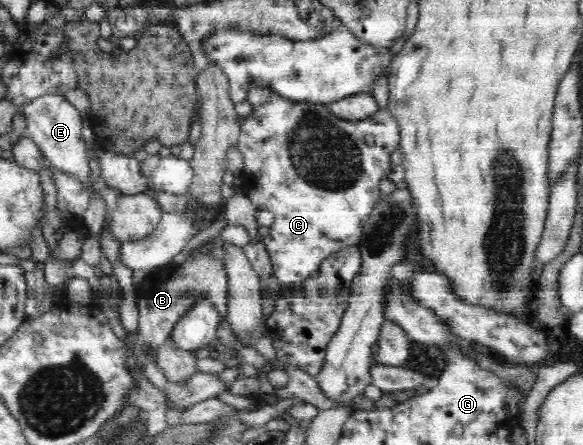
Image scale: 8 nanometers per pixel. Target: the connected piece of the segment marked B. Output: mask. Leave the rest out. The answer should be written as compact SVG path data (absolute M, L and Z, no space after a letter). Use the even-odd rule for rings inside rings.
M227 224L220 231L220 238L208 242L198 247L198 255L196 258L186 259L181 265L161 266L156 272L148 272L147 281L137 288L136 301L138 308L138 331L136 333L129 333L128 337L133 342L133 347L128 349L127 368L129 368L132 377L136 382L137 394L140 390L140 372L144 370L144 363L149 357L156 357L159 348L163 346L172 335L175 325L187 314L192 306L201 298L213 302L215 310L220 315L220 320L225 320L228 313L227 303L227 272L223 261L217 259L211 253L212 248L224 246L225 242L232 245L240 246L249 244L252 241L249 232L242 225ZM138 363L142 370L136 370Z

